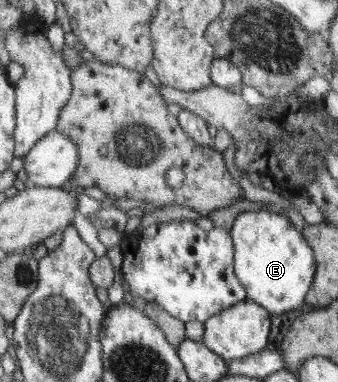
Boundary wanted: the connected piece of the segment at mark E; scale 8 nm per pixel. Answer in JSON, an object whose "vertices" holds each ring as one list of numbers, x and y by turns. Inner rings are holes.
{"vertices":[[261,210,257,213,241,213,233,223,231,234,235,243,235,274,246,288,248,299,257,301,262,307,268,308,270,313,278,315,302,307,315,282,318,265,314,249,303,232,298,231,284,214]]}

